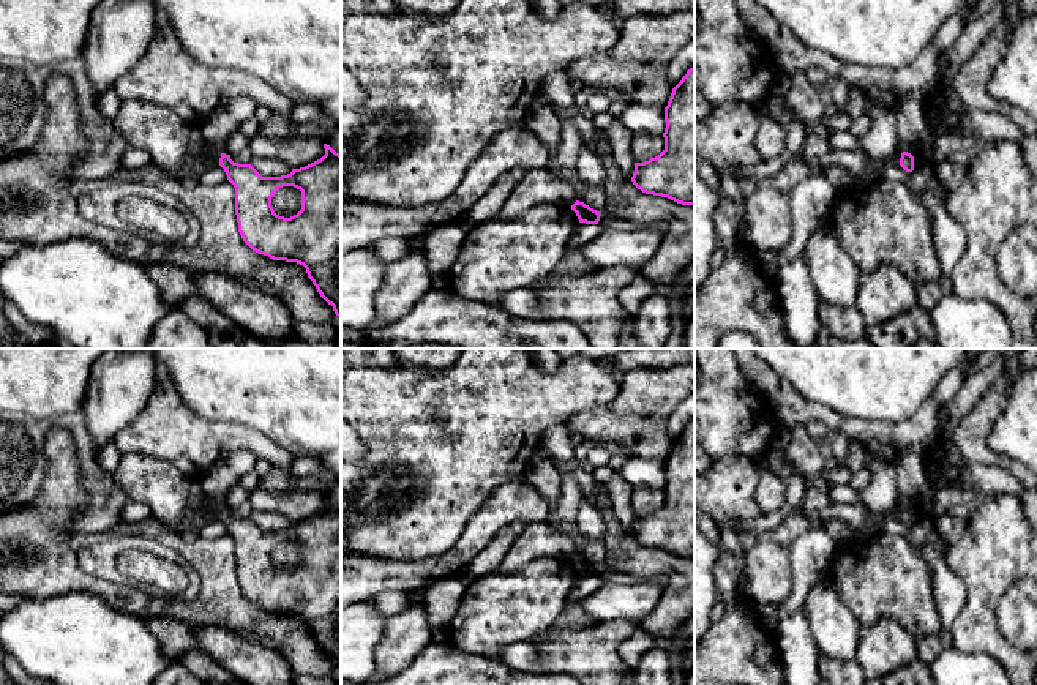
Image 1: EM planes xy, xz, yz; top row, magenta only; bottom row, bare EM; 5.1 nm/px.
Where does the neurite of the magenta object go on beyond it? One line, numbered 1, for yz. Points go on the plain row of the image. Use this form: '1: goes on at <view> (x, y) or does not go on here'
1: does not go on here

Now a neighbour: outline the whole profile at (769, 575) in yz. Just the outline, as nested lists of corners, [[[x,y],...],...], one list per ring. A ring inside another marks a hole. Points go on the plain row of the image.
[[[751,533],[740,535],[747,546],[747,595],[754,603],[783,605],[792,590],[792,567],[789,546],[772,538],[751,538]]]

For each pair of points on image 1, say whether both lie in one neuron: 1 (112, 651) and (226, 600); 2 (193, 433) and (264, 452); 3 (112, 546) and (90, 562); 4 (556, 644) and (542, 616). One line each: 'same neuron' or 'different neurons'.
1: different neurons
2: same neuron
3: same neuron
4: different neurons

